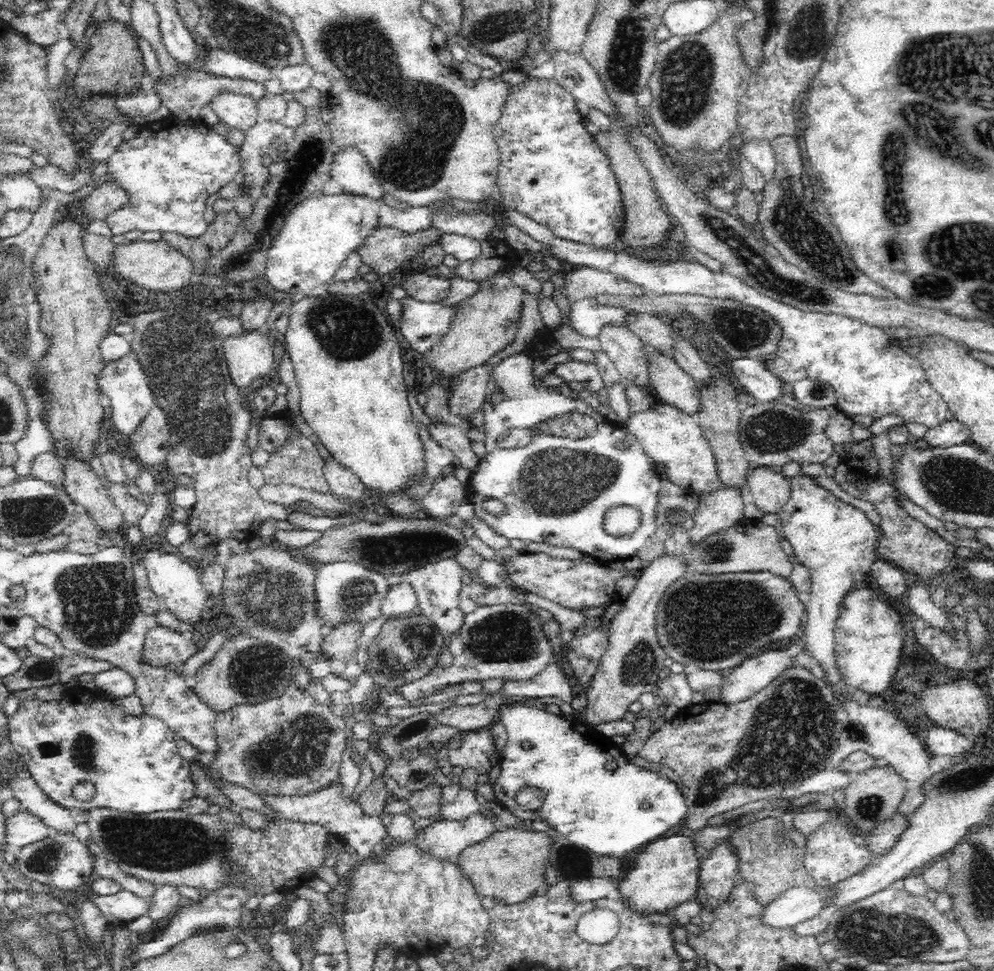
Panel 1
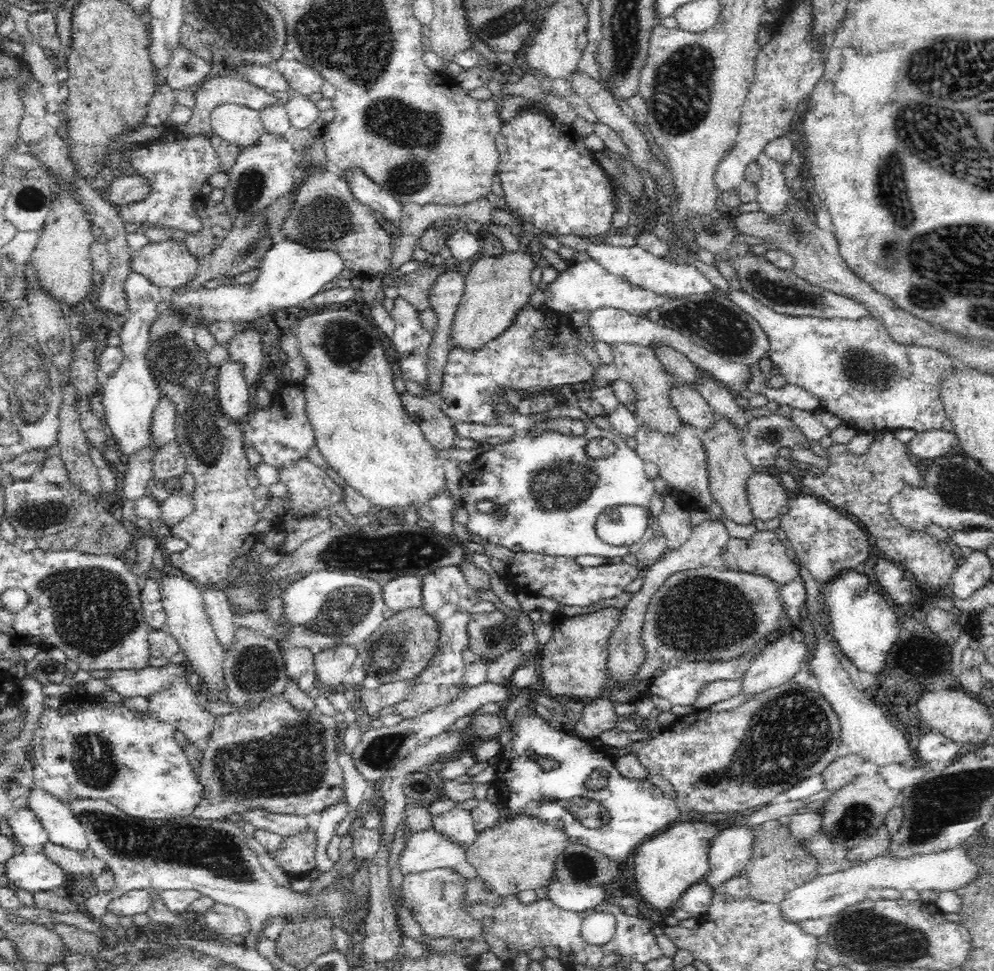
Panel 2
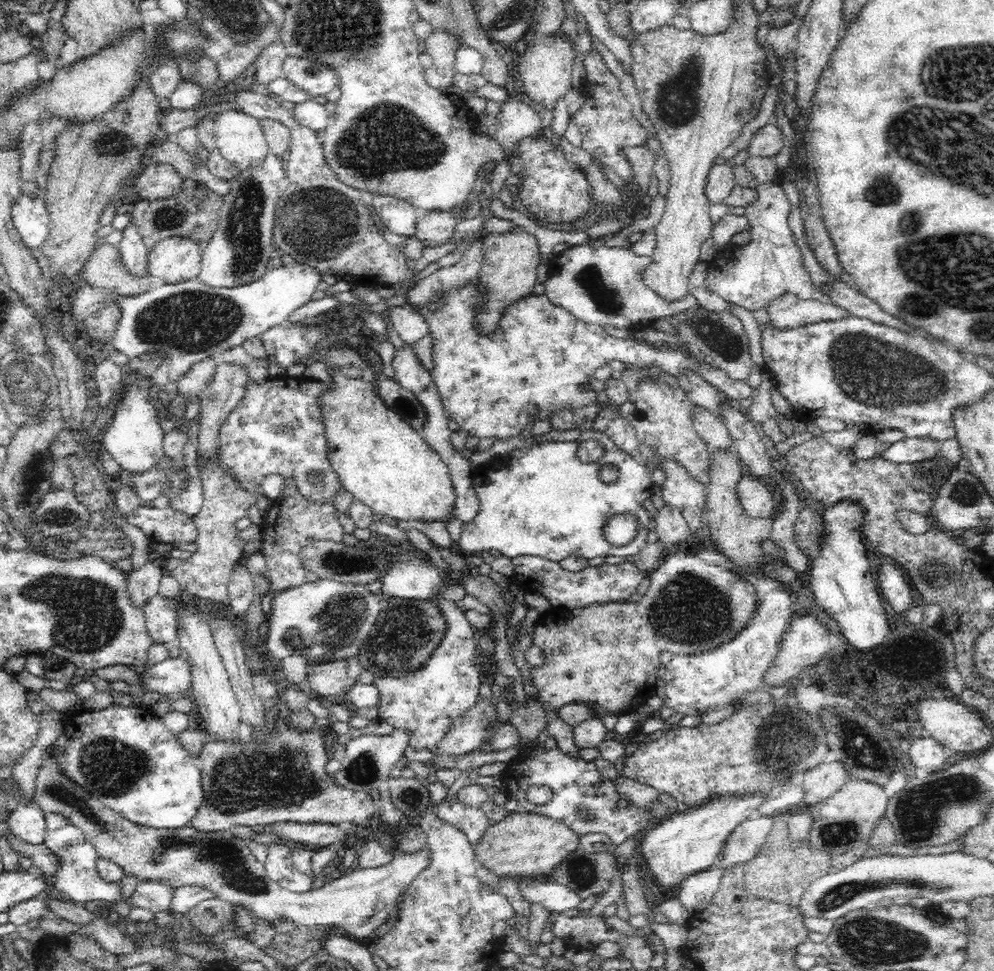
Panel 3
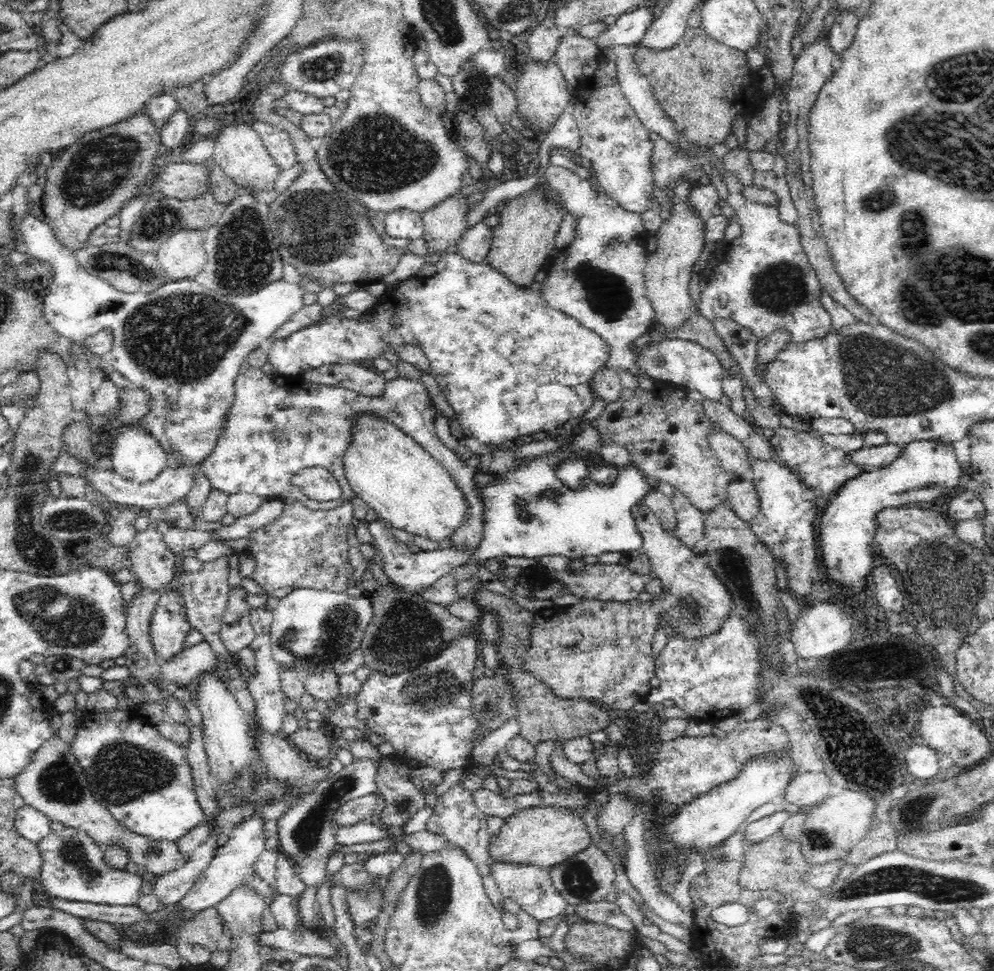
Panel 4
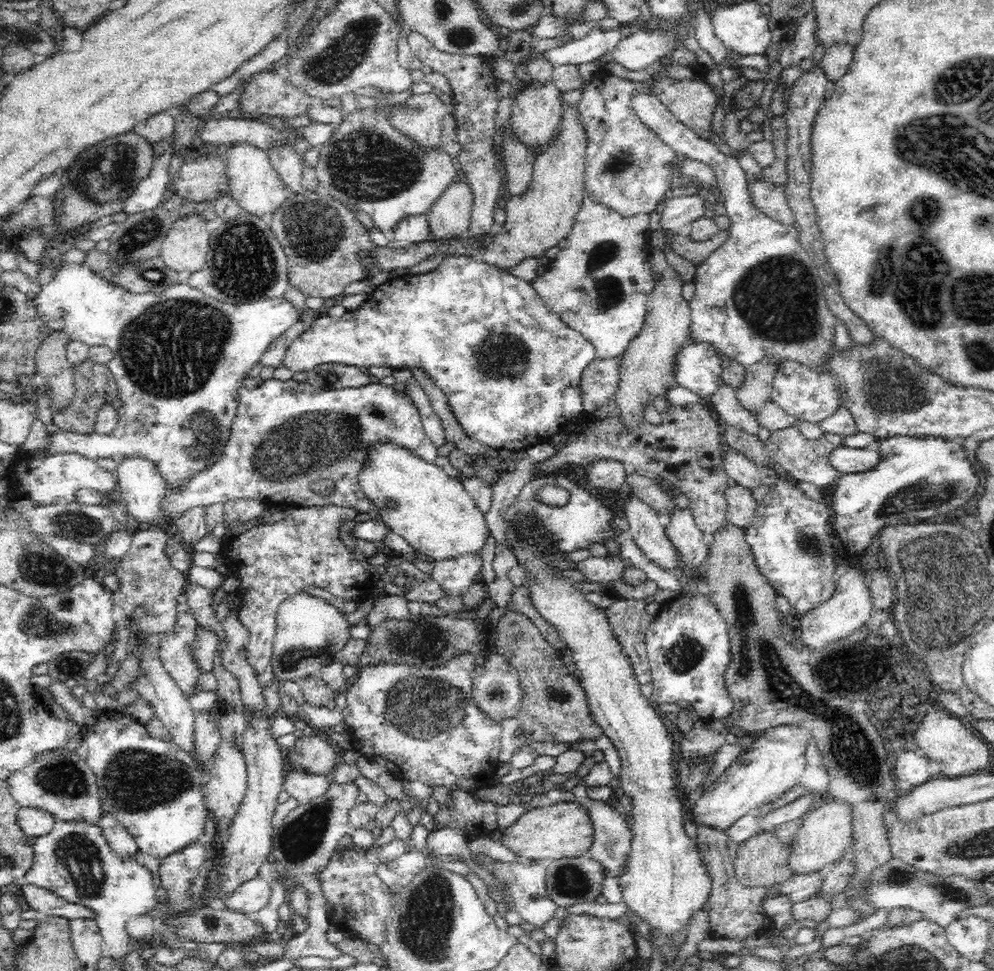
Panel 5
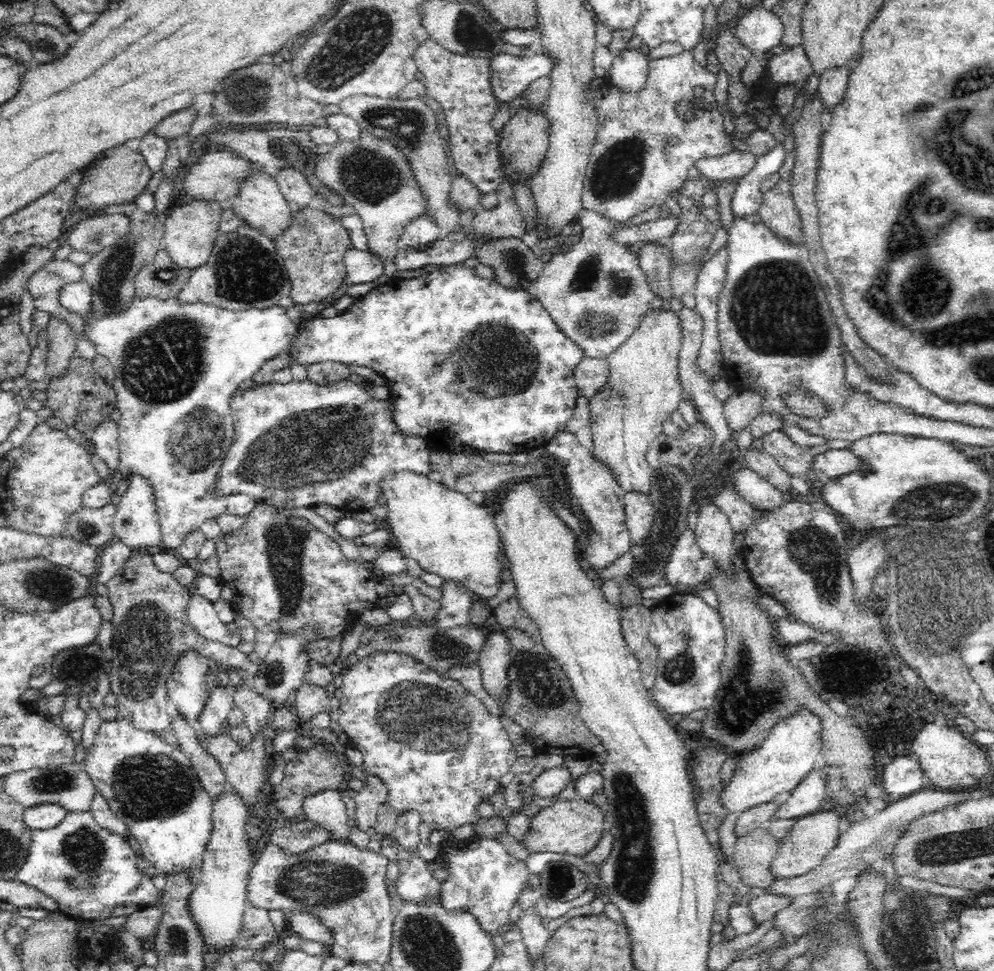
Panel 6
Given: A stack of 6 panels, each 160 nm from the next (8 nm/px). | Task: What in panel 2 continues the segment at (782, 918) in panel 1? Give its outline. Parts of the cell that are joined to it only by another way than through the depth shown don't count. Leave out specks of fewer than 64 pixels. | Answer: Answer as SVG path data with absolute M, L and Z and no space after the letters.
M964 846L936 854L915 856L908 860L894 860L886 855L878 856L878 858L863 861L856 868L848 868L829 876L818 876L808 886L791 890L780 902L779 911L786 922L801 923L803 920L822 918L830 914L834 916L847 906L864 900L866 898L864 894L868 892L868 888L894 886L898 890L916 888L919 892L921 890L934 890L939 893L947 890L955 891L958 887L970 882L978 871L977 866L968 858Z

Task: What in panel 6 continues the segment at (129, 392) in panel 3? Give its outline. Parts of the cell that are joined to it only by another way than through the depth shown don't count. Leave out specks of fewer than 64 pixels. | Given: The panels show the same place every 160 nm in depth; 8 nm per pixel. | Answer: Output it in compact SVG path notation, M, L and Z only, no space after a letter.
M138 473L125 475L128 480L128 489L123 493L117 511L113 518L115 539L122 540L131 550L144 550L156 552L161 550L161 526L156 511L156 493L150 479Z

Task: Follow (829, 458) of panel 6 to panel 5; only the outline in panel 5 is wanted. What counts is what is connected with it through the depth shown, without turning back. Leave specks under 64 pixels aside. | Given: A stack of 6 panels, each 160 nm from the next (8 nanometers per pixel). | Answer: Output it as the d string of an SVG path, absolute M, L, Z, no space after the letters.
M850 447L835 448L830 462L841 475L872 470L882 460L880 451L870 449L854 449Z

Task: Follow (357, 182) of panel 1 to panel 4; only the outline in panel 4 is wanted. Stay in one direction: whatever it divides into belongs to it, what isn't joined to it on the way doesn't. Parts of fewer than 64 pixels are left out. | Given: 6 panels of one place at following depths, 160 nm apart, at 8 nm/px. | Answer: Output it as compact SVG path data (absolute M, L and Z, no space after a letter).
M392 210L380 216L385 224L385 233L392 238L416 240L423 238L422 216L418 212L406 210Z

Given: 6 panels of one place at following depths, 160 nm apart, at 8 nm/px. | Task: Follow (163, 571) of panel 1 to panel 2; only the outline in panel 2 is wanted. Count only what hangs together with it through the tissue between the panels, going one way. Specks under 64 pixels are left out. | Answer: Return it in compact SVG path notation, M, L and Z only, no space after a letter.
M158 570L156 577L158 577L157 586L158 591L160 591L161 602L170 627L169 632L180 643L182 652L185 654L184 662L188 669L196 672L200 678L205 678L213 690L222 690L224 688L223 648L220 646L208 616L205 614L205 600L201 587L181 572L162 572L159 574Z

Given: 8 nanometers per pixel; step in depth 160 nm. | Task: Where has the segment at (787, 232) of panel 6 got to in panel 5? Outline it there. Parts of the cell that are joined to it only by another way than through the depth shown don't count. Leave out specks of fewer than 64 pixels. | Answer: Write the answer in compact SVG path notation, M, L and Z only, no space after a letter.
M754 180L749 183L748 190L752 203L768 217L788 225L795 224L795 217L787 204L783 185Z

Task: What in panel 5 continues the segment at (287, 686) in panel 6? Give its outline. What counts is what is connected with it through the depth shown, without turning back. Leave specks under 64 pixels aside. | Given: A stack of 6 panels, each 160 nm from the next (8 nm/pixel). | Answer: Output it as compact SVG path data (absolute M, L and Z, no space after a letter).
M306 591L284 599L276 612L276 631L272 650L274 676L286 681L300 682L322 672L324 666L340 662L340 654L352 640L352 622L348 620L347 605L319 592Z

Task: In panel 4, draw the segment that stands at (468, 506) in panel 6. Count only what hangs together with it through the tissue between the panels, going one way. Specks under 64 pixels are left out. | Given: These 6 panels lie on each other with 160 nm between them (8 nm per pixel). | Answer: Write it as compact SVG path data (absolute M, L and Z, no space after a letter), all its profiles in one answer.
M362 413L352 419L349 441L341 456L350 488L374 510L378 520L390 527L404 528L412 534L424 535L441 543L449 540L461 525L467 508L464 495L442 463L432 457L419 442L378 413Z

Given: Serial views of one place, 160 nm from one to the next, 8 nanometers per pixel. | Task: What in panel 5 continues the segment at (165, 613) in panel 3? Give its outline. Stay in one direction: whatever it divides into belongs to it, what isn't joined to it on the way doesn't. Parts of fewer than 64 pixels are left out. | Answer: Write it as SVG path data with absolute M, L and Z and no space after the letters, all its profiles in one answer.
M184 593L180 594L180 596L176 597L176 622L174 622L174 628L169 633L162 633L159 636L159 657L172 680L178 684L179 689L187 697L199 691L197 680L202 674L194 662L191 651L197 628L197 623L188 605L187 598Z

